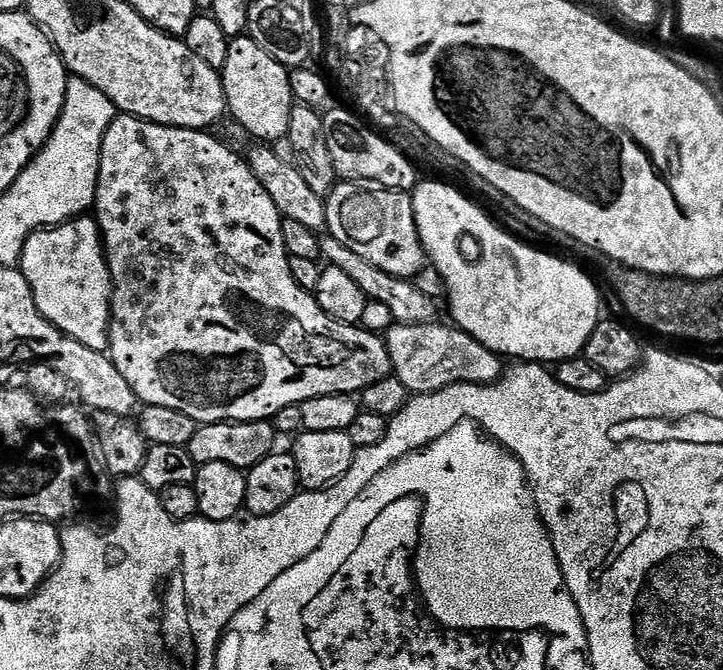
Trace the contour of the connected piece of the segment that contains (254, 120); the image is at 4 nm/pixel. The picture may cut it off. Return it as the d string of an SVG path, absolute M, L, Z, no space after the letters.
M245 34L228 42L226 62L222 69L224 97L228 103L230 115L242 122L251 139L256 142L283 141L288 134L293 98L290 90L289 69L279 64L258 42Z

